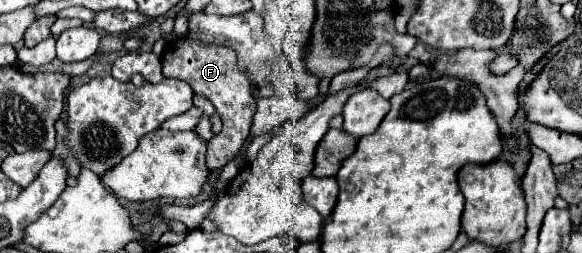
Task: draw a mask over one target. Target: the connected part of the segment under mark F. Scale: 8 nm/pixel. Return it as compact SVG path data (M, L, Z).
M183 36L177 42L167 44L161 56L161 64L163 64L163 74L167 78L179 78L187 82L195 94L207 96L213 102L217 114L221 116L223 130L219 136L213 136L211 142L207 144L207 168L221 170L221 166L225 166L241 150L243 142L249 136L251 120L257 110L255 98L251 94L253 84L245 74L241 74L235 68L237 66L235 52L225 46L201 46L197 42L191 42L187 36Z

